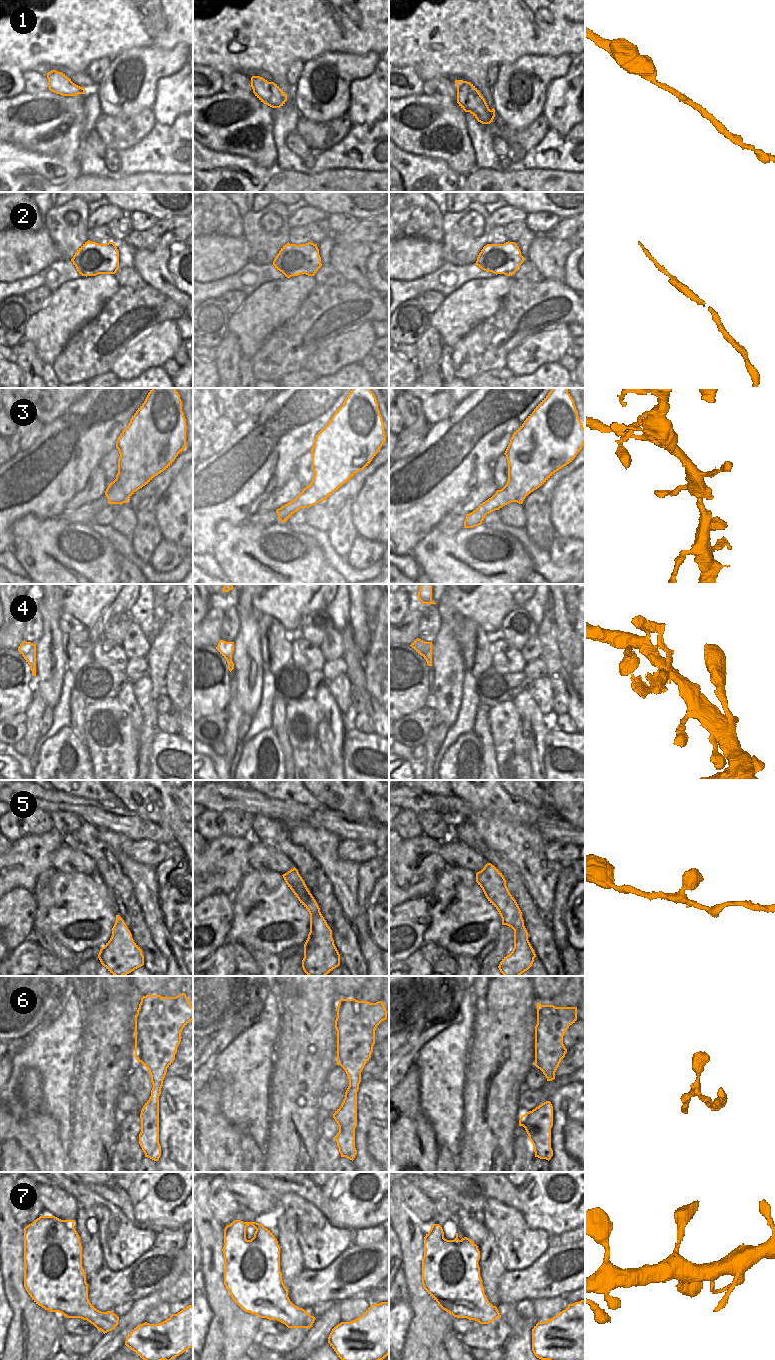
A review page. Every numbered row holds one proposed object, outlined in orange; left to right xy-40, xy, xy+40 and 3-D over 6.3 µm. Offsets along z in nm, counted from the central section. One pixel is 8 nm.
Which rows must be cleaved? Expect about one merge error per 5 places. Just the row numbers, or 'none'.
4

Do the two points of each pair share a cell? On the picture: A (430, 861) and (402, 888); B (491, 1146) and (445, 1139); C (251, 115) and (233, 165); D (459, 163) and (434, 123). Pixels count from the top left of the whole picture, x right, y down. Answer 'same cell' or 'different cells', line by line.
A: same cell
B: different cells
C: different cells
D: same cell

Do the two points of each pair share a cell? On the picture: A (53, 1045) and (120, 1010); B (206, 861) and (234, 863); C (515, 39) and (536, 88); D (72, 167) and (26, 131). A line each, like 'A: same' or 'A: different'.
A: different
B: same
C: different
D: different

